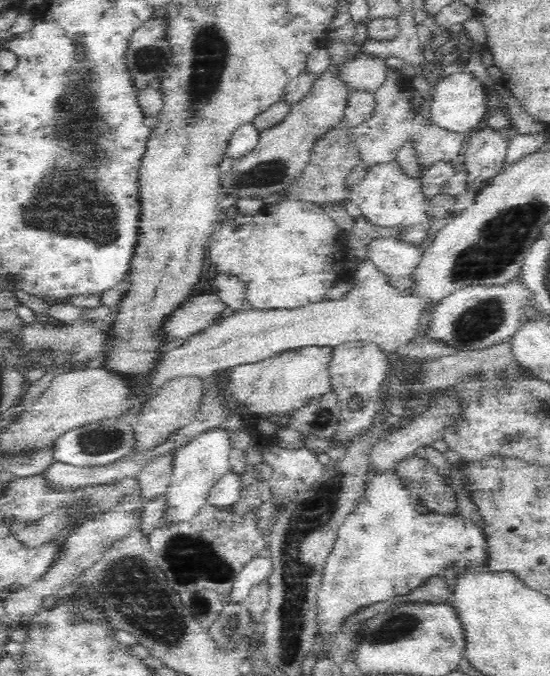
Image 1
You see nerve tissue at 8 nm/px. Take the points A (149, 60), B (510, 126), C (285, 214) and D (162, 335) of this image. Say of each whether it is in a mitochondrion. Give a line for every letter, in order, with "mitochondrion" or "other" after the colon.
A: mitochondrion
B: other
C: other
D: other

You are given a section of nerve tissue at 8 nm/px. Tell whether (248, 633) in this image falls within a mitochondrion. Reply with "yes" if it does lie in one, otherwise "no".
no

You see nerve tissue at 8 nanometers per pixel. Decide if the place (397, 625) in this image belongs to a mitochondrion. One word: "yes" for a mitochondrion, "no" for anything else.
yes

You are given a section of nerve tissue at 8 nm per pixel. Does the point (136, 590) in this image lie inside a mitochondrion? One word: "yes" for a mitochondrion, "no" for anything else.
yes

